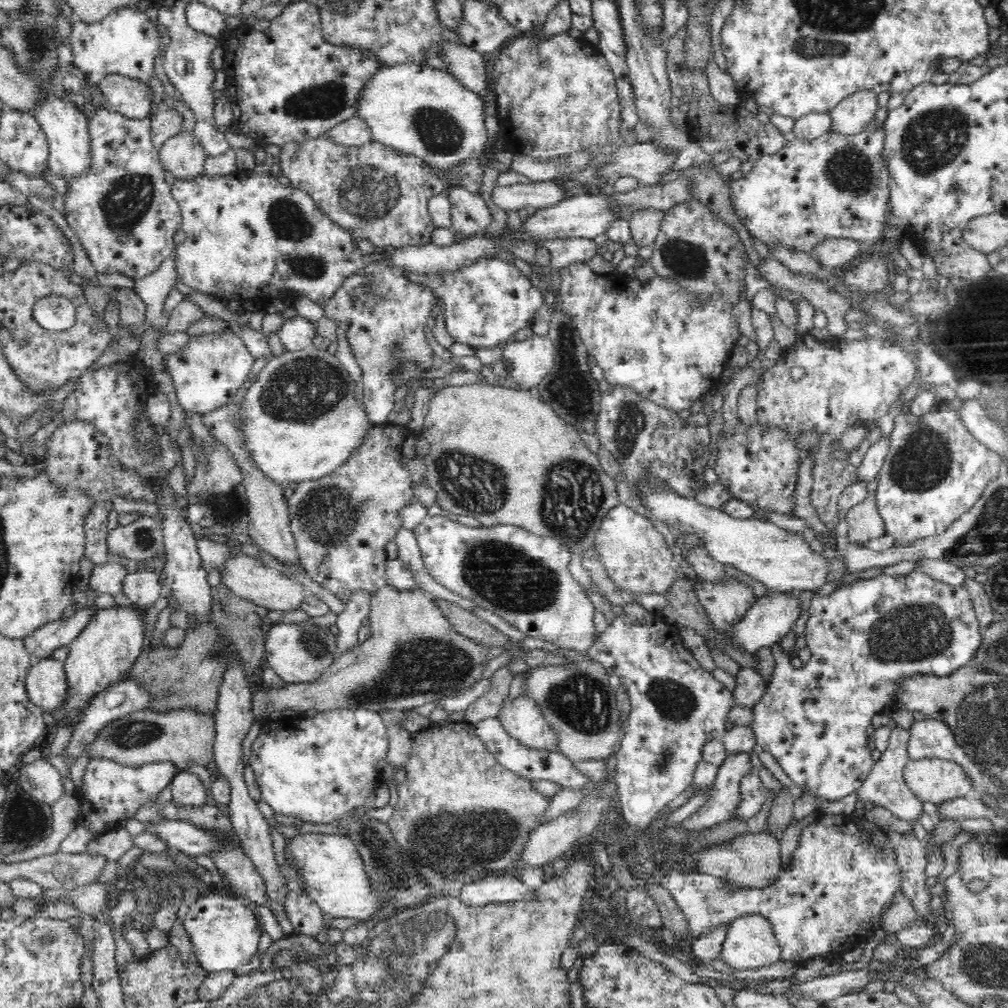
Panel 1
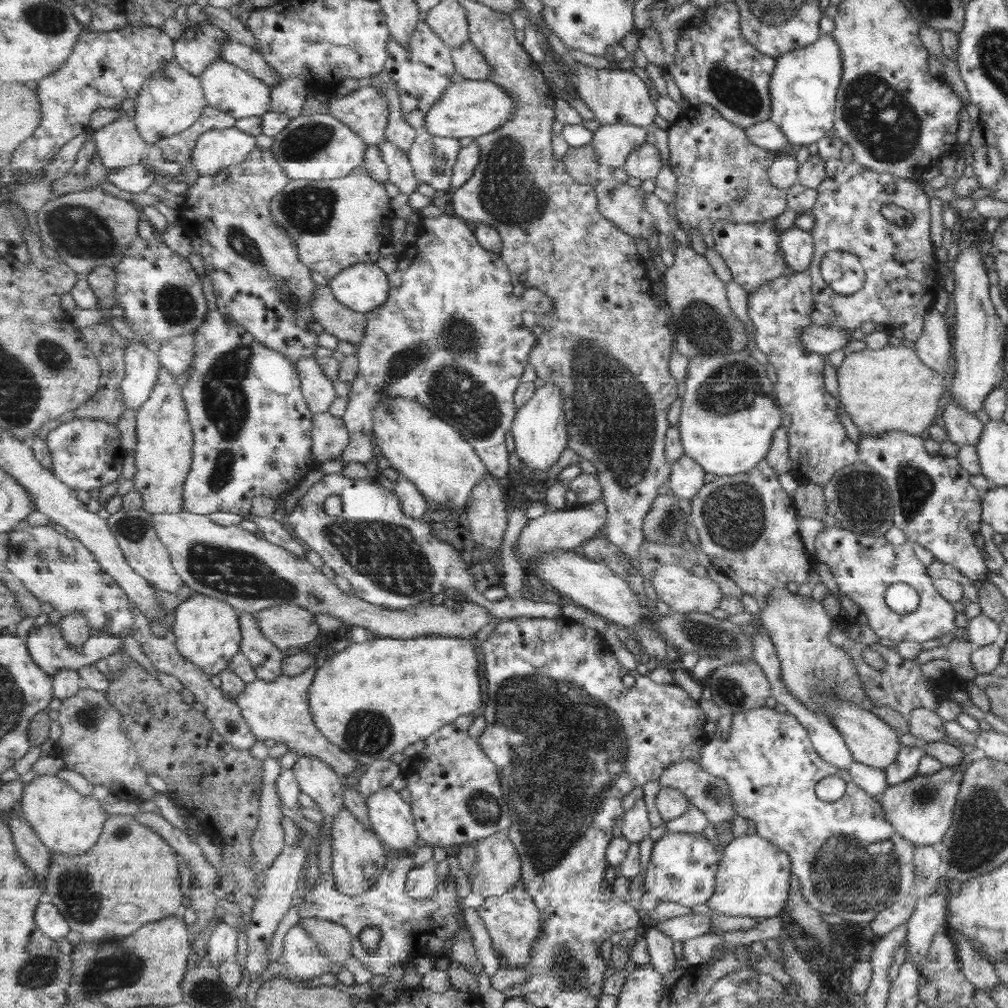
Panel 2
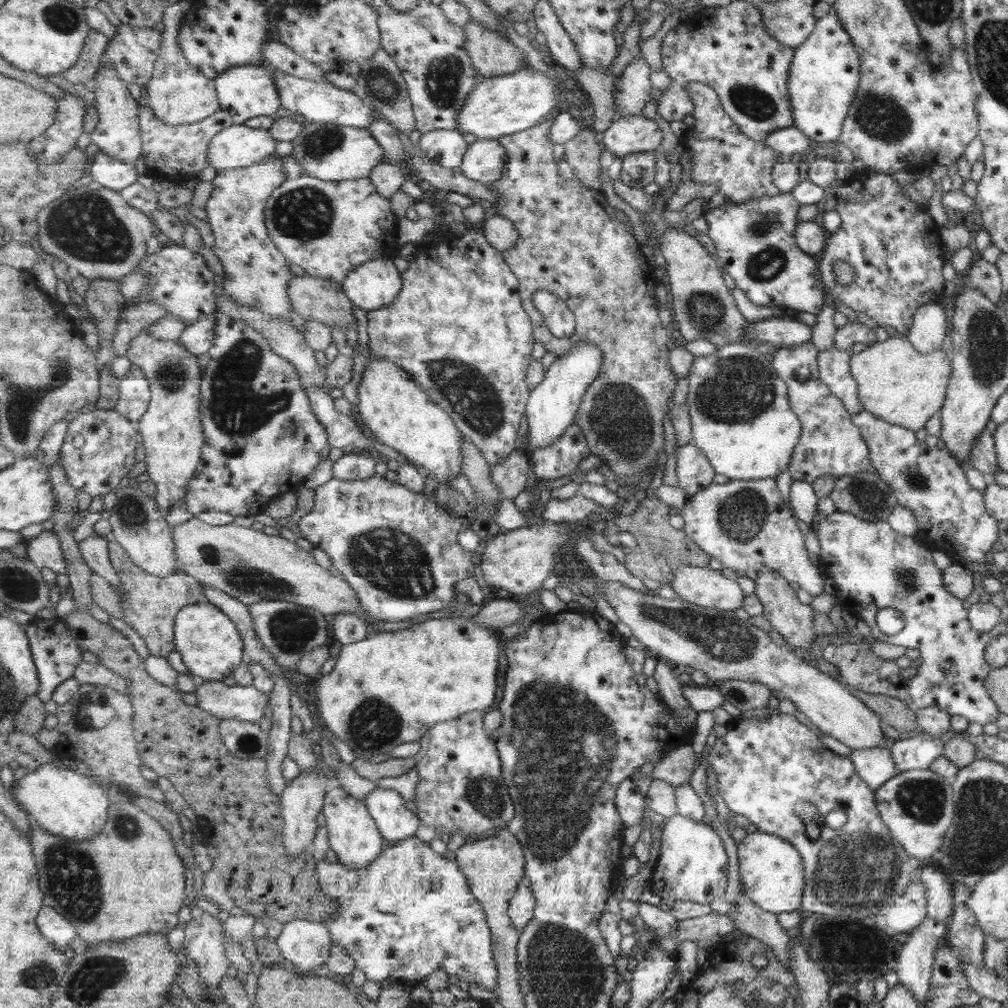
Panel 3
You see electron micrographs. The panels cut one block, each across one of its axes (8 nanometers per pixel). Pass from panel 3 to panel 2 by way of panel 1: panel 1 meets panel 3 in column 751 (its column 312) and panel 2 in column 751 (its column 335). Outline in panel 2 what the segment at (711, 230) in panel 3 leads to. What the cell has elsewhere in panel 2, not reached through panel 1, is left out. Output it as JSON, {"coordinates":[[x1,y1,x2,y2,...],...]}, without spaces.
{"coordinates":[[775,218,757,223,738,223,721,219,714,224,708,242,726,264,732,282,739,284,741,290,753,292,761,286,767,286,773,278,791,276,791,269,785,265,781,253,777,252,780,234,776,230]]}

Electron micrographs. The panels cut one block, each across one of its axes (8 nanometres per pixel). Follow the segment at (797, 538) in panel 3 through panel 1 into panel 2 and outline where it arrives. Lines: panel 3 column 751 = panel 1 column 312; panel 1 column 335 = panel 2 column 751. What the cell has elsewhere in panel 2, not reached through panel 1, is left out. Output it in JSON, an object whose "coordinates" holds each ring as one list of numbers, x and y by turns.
{"coordinates":[[764,463,756,465,755,468,745,472,743,474,733,474,733,476,716,476,709,483,703,483,703,486,697,491,697,495,691,499,691,511,690,518,692,520,691,524,694,525,696,529,697,538,699,541,699,548,707,560,712,564,714,568,721,571,724,576,731,579,732,582,742,591,742,593,747,593,751,595,757,602,759,609,765,603,766,594,769,590,775,588,783,588,788,582,796,583,797,586,802,584,808,585,810,563,812,559,807,554,807,550,804,548,798,533,798,522,795,520,796,510,792,502,792,498,781,488,779,481,776,477,765,468]]}

